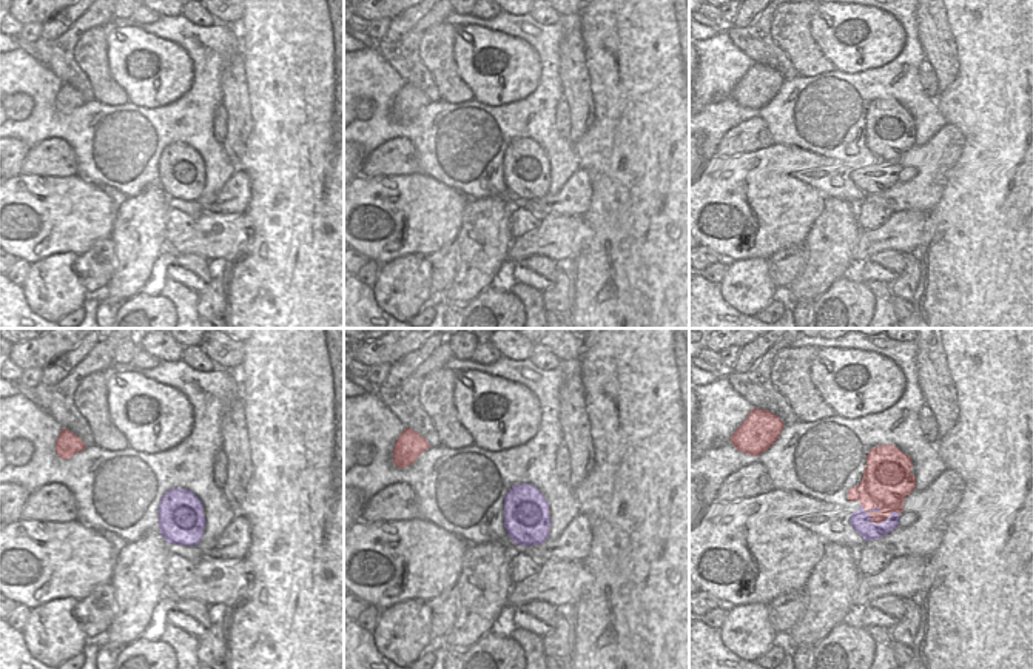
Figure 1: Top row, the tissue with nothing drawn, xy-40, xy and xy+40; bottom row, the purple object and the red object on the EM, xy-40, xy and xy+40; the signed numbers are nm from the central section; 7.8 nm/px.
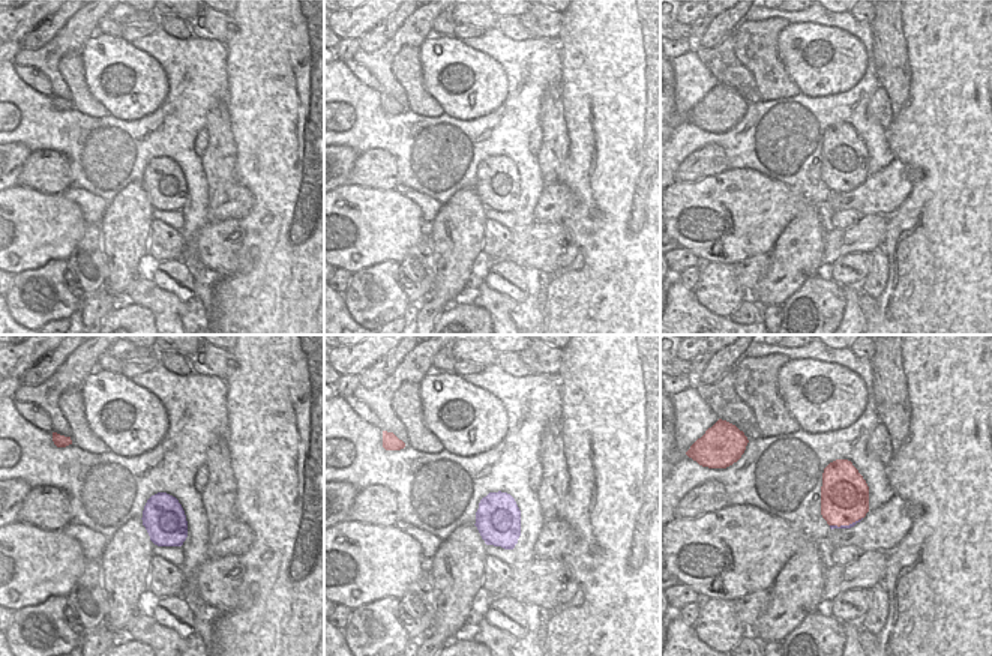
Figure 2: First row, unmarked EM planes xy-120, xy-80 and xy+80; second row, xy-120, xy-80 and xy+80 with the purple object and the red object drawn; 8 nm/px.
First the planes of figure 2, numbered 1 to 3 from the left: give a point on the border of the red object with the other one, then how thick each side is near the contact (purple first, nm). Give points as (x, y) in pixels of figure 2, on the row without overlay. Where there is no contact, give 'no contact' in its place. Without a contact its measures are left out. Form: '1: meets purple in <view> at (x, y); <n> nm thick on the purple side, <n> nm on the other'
1: no contact
2: no contact
3: meets purple in xy+80 at (845, 189); 30 nm thick on the purple side, 380 nm on the other

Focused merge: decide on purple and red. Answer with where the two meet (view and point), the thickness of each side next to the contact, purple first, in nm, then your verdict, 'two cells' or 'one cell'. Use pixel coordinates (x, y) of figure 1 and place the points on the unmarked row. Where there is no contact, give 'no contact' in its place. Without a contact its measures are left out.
contact xy+40 (879, 178); calibres 150 and 280 nm; one cell

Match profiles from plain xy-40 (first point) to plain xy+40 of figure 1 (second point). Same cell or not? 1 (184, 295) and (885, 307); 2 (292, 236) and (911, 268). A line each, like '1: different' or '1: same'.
1: same
2: different

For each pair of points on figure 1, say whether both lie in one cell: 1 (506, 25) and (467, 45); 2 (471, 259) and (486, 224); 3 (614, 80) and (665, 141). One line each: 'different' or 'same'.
1: different
2: same
3: same

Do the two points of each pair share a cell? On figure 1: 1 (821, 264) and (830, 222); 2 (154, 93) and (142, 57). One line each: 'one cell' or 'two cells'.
1: one cell
2: one cell

